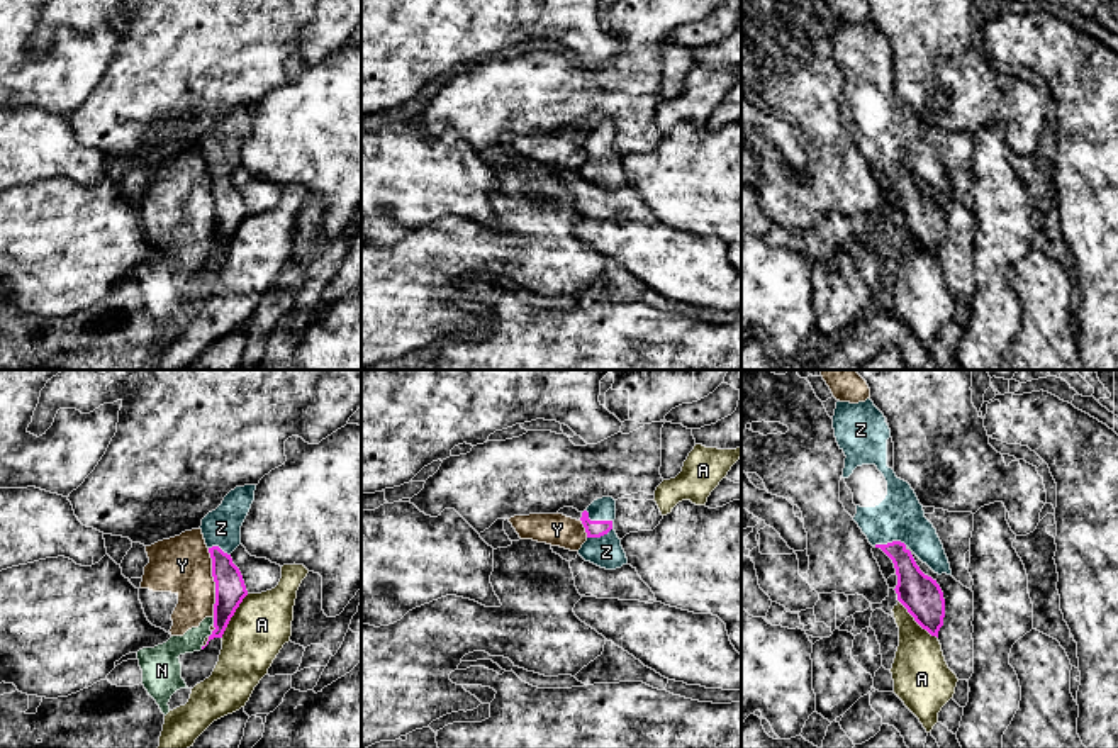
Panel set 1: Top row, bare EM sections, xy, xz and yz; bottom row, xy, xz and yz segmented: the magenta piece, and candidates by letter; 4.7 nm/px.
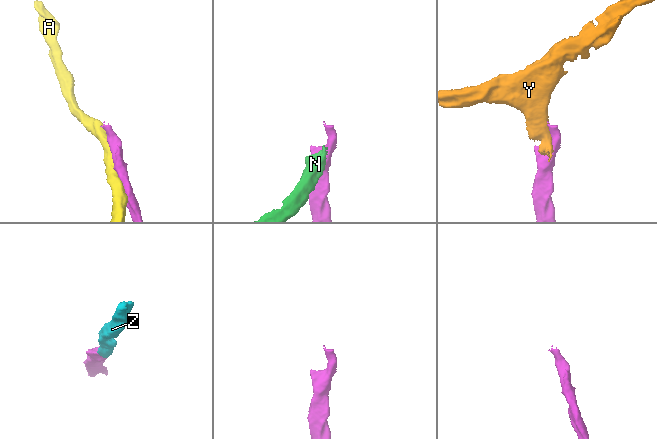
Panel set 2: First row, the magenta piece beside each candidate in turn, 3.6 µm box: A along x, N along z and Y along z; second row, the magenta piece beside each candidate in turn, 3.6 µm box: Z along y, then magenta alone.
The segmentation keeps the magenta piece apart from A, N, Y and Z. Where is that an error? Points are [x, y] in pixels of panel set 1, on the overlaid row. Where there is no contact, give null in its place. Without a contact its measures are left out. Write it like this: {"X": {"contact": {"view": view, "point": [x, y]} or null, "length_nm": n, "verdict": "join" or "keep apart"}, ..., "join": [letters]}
{"A": {"contact": {"view": "xy", "point": [233, 614]}, "length_nm": 240, "verdict": "keep apart"}, "N": {"contact": {"view": "xy", "point": [214, 621]}, "length_nm": 30, "verdict": "keep apart"}, "Y": {"contact": {"view": "xy", "point": [214, 580]}, "length_nm": 320, "verdict": "keep apart"}, "Z": {"contact": {"view": "xz", "point": [599, 521]}, "length_nm": 160, "verdict": "join"}, "join": ["Z"]}

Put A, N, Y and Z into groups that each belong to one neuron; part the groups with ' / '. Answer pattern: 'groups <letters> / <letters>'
groups A / N Y / Z

